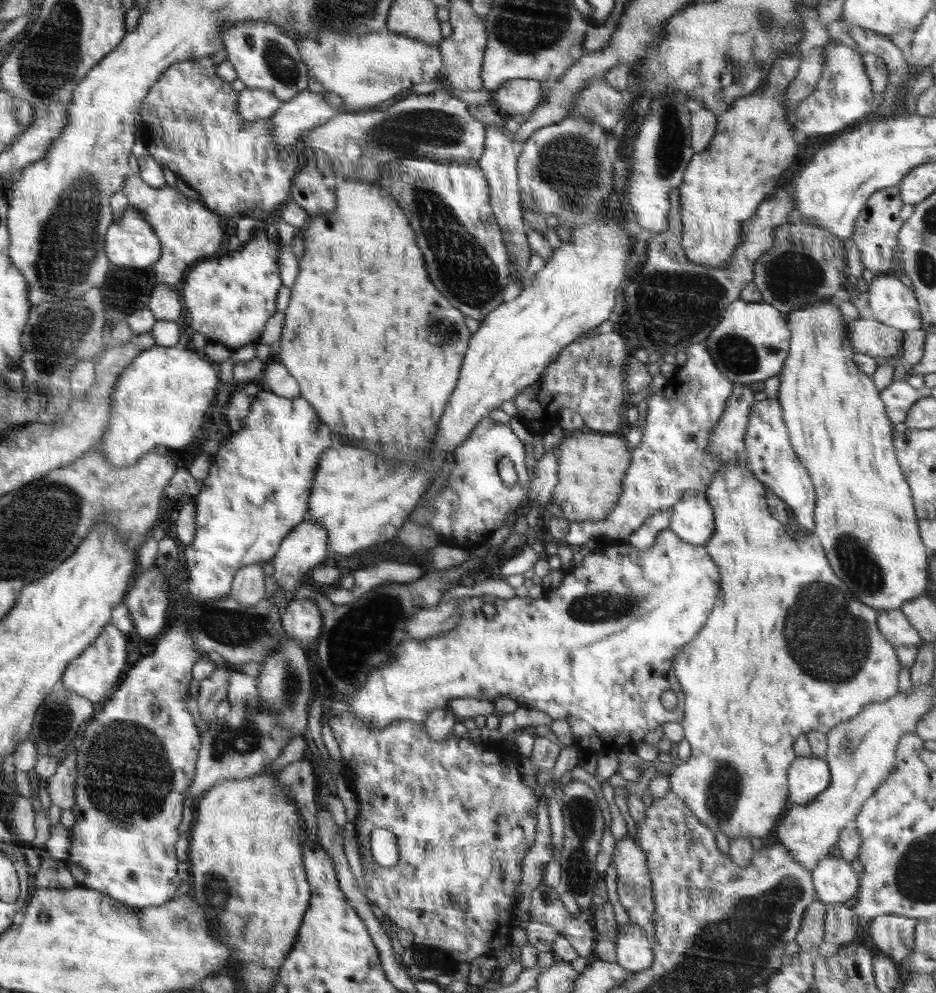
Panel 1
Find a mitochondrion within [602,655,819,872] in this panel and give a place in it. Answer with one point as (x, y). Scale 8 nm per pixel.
(724, 790)

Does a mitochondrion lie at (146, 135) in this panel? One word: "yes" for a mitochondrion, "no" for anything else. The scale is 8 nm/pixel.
no

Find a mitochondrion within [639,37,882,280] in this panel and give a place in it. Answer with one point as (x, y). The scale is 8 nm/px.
(669, 151)

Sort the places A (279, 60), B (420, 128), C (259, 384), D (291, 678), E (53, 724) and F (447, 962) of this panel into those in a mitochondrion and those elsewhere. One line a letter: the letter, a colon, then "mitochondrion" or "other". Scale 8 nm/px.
A: mitochondrion
B: mitochondrion
C: other
D: mitochondrion
E: mitochondrion
F: other

